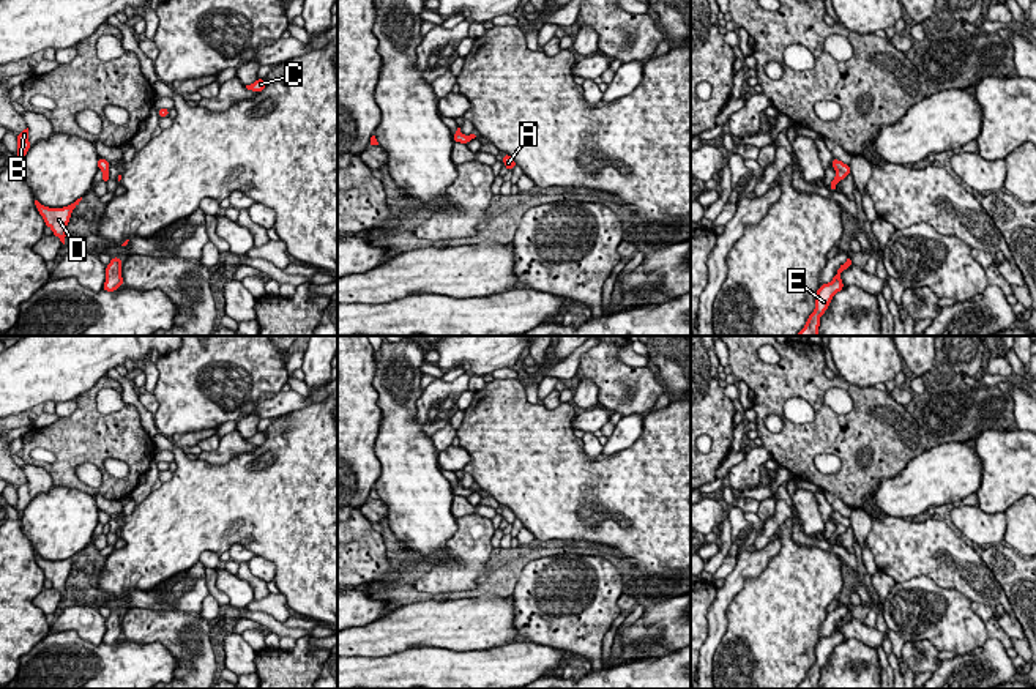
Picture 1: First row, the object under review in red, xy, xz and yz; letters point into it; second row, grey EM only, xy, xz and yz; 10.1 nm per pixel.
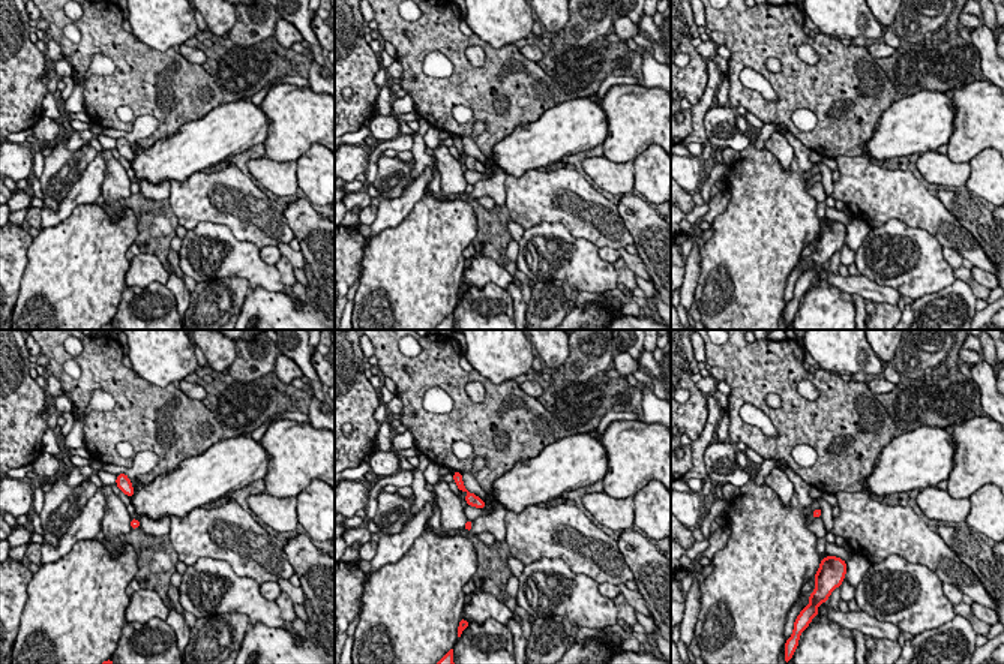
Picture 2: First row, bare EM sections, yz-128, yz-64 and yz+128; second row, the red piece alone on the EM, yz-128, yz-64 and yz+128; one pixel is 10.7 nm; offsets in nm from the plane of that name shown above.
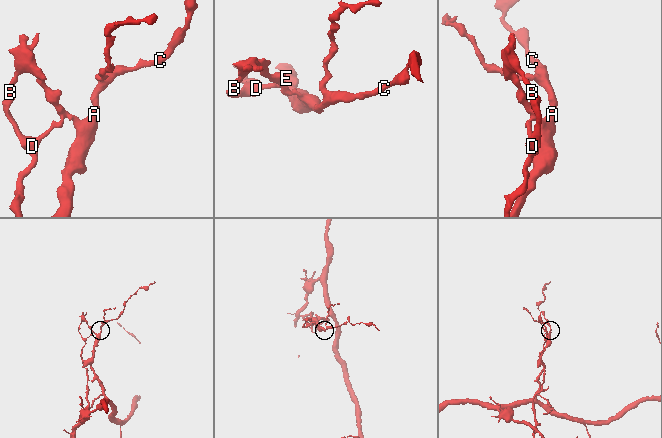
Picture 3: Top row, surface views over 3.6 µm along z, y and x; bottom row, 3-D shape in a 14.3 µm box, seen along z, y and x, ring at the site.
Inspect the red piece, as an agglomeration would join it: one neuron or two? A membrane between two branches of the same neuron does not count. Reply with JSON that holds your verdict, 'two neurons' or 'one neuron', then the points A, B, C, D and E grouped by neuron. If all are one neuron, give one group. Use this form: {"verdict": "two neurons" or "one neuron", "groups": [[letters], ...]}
{"verdict": "two neurons", "groups": [["A", "C", "E"], ["B", "D"]]}

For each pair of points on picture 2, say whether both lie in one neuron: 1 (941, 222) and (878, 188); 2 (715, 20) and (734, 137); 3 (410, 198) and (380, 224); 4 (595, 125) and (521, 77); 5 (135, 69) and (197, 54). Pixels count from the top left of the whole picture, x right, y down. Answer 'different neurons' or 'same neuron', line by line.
1: same neuron
2: different neurons
3: same neuron
4: different neurons
5: different neurons

